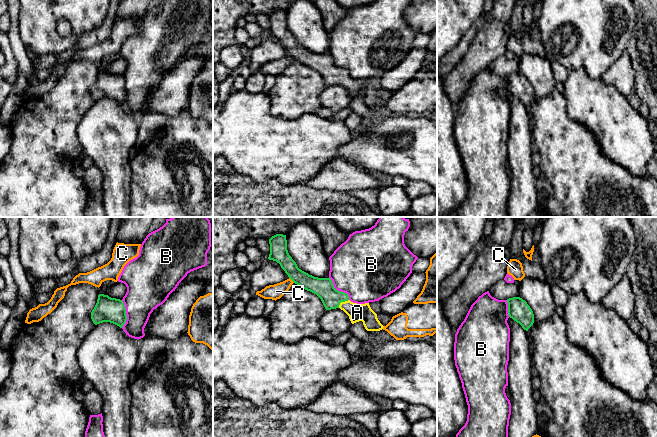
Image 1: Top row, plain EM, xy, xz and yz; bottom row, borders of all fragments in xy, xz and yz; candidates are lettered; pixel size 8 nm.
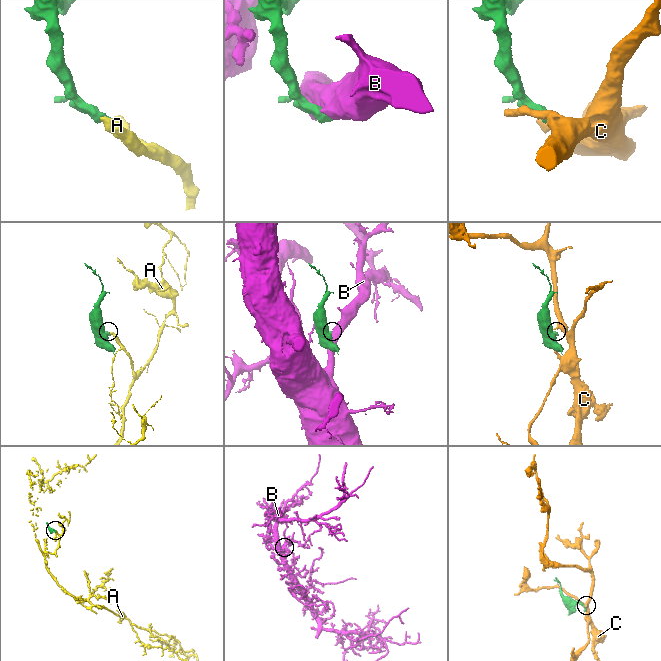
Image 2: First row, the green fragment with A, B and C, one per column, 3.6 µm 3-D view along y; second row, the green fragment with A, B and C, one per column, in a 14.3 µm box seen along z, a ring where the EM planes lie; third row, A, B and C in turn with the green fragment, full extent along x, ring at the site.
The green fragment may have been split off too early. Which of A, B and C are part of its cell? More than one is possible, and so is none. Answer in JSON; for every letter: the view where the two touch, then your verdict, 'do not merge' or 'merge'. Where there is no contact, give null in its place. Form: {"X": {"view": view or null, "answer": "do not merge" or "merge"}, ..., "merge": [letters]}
{"A": {"view": "xz", "answer": "merge"}, "B": {"view": "xz", "answer": "do not merge"}, "C": {"view": "xz", "answer": "do not merge"}, "merge": ["A"]}

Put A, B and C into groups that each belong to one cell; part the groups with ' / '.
A / B / C

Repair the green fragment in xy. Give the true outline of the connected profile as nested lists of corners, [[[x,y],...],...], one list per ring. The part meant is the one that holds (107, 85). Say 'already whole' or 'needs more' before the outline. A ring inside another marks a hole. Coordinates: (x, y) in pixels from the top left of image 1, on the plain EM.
already whole; [[[99,70],[91,95],[95,101],[110,98],[122,104],[127,96],[125,81],[120,75]]]

